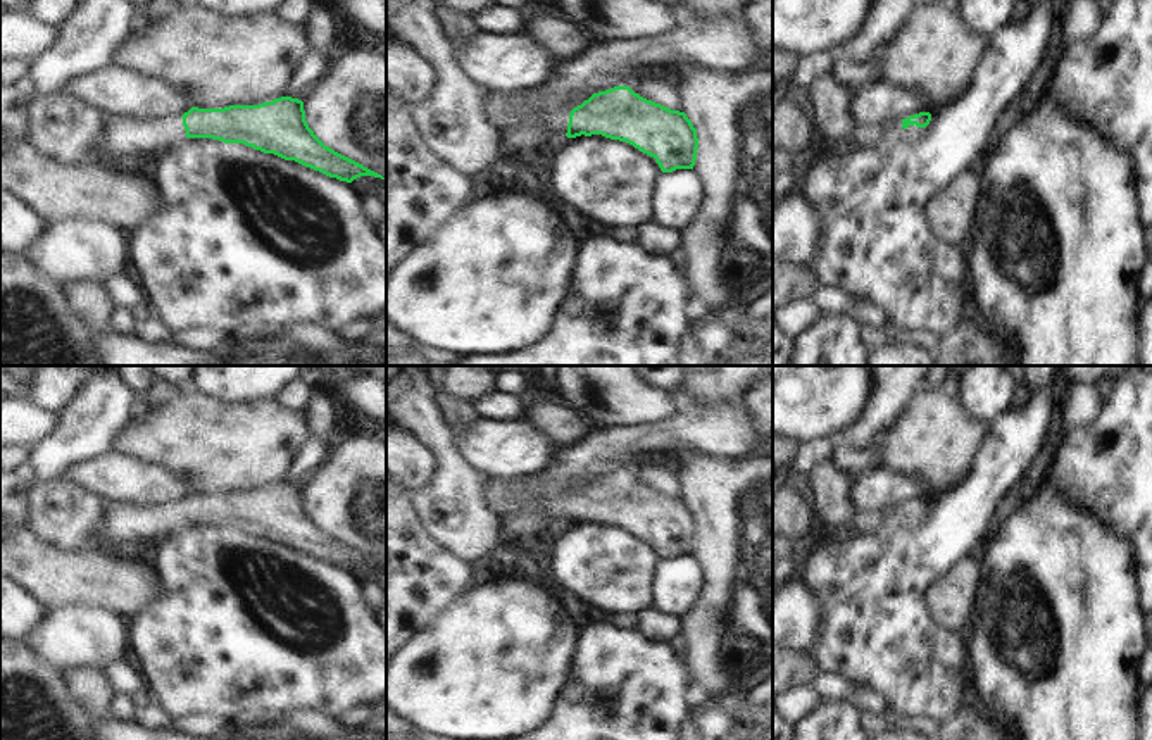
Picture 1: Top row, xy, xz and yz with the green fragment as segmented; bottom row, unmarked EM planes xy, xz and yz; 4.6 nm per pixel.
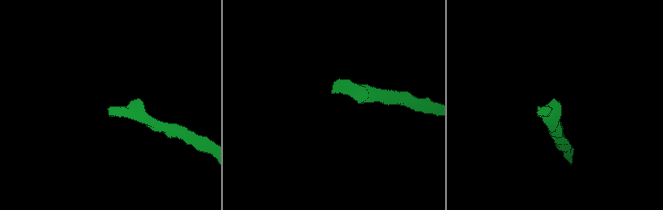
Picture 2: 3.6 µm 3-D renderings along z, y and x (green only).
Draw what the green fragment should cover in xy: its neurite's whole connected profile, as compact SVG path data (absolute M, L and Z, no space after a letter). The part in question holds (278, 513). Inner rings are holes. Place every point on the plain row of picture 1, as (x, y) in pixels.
M291 483L259 492L191 493L183 502L171 505L109 504L109 516L102 528L103 543L97 549L143 543L153 550L186 524L243 530L347 569L360 562L386 566L326 533L309 514L304 488Z

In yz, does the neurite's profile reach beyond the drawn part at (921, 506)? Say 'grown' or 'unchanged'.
grown

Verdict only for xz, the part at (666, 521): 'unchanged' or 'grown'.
grown

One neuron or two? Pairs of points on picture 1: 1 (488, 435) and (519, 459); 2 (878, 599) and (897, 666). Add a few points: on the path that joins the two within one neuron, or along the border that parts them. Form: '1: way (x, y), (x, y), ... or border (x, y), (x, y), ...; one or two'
1: way (495, 442), (504, 451), (513, 452); one
2: way (878, 616), (878, 632), (895, 649); one

